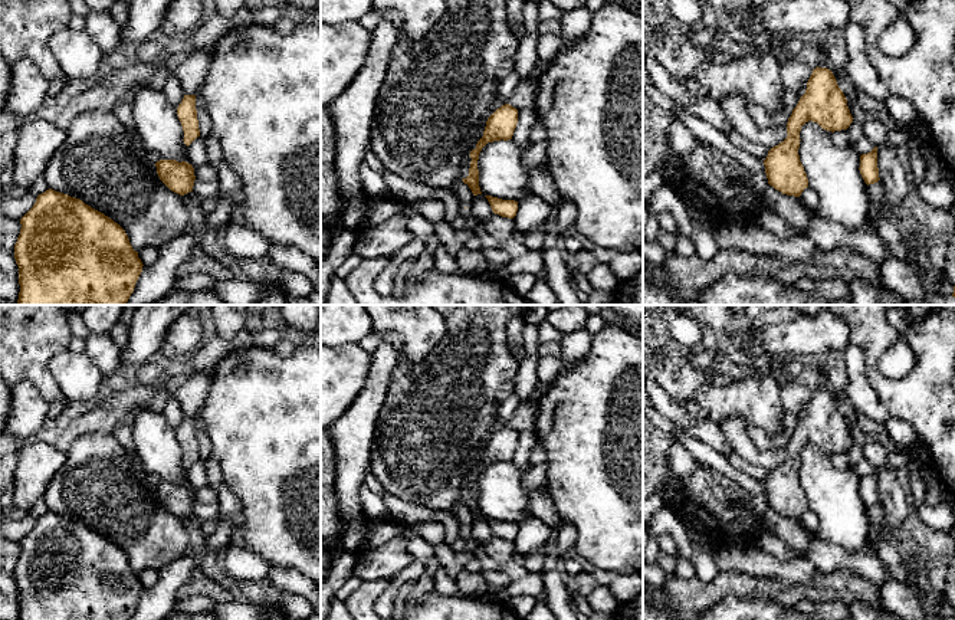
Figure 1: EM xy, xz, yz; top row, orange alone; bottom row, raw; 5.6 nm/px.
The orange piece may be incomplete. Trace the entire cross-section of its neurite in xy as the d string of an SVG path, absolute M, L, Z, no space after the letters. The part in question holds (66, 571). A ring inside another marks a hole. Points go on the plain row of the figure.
M52 511L39 516L33 529L20 541L14 567L19 588L19 620L129 620L142 594L142 584L125 552L104 535L82 522Z

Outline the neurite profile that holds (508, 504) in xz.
M488 465L478 482L482 516L518 524L531 514L529 495L522 488L522 473L512 465Z

